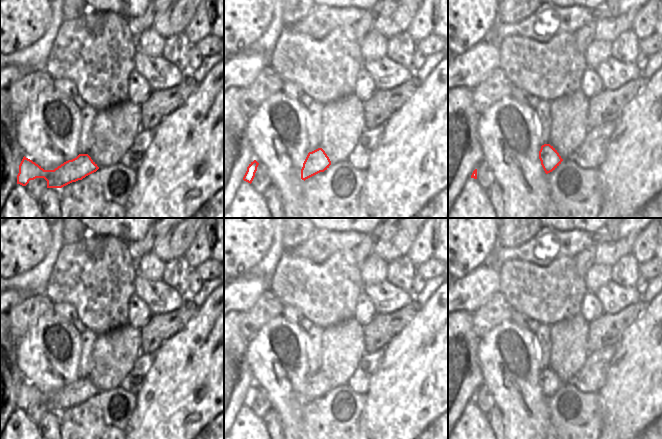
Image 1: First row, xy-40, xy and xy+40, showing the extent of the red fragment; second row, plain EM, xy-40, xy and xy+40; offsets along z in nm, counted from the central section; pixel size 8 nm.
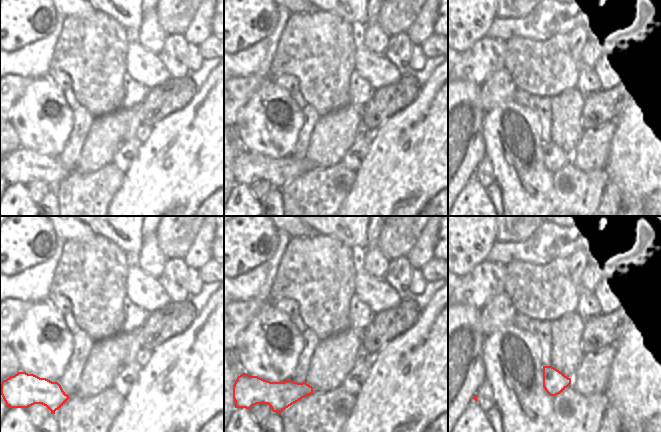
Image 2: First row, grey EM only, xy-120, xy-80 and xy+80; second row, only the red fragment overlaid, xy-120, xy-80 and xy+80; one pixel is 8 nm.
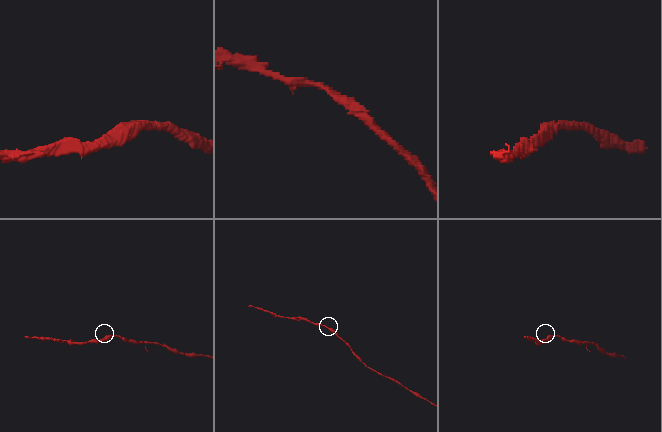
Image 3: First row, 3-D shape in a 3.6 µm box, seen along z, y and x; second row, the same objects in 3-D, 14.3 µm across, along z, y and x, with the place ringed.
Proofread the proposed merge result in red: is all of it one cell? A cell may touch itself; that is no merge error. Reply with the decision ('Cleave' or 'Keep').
Keep

